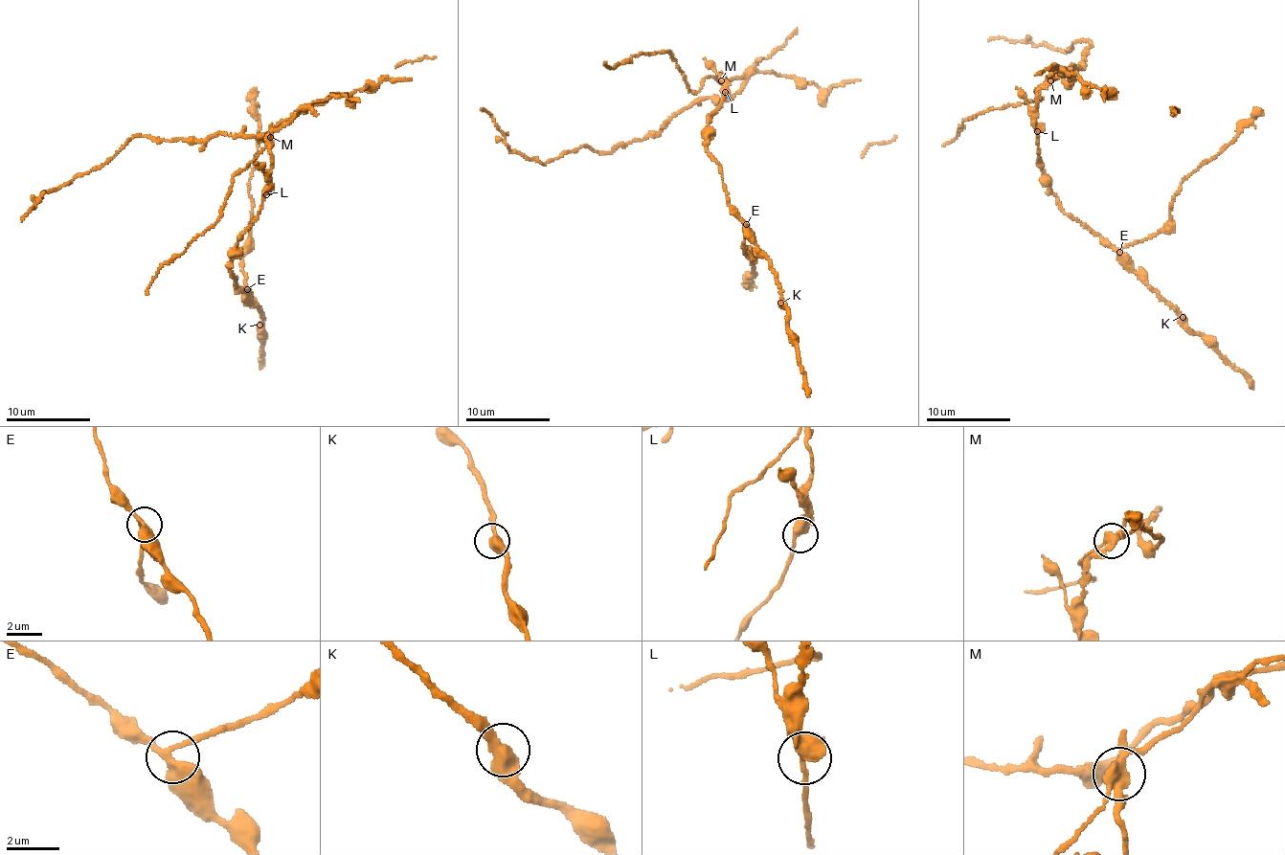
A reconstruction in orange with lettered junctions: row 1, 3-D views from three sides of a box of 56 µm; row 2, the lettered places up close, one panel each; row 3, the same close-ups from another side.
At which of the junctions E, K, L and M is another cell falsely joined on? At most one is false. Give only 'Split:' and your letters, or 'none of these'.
Split: M

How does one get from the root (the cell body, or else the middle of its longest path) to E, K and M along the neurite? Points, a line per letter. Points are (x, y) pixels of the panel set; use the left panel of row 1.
E: (271, 173), (258, 219), (232, 251), (229, 270), (236, 278), (234, 284), (247, 289)
K: (271, 173), (258, 219), (237, 240), (229, 268), (236, 278), (234, 285), (259, 308), (263, 319), (259, 325)
M: (271, 173), (270, 136)

